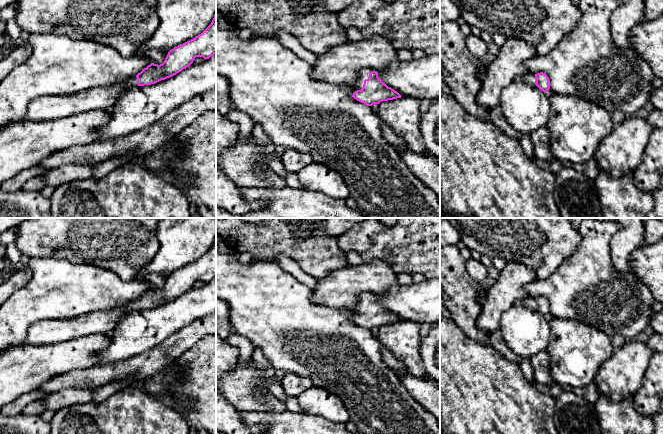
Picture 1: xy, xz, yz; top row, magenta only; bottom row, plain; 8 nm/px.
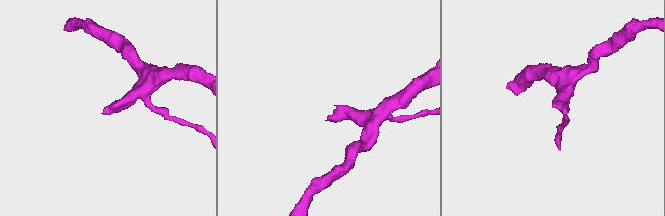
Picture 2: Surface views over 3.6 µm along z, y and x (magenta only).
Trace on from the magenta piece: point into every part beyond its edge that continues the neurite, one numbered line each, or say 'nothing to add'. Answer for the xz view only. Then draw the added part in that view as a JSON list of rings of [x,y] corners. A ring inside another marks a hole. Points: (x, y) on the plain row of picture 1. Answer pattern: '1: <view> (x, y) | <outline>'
1: xz (364, 298) | [[[369,292],[361,294],[358,304],[351,309],[355,315],[363,312],[364,304],[369,302],[369,297],[372,295],[374,294]]]

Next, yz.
1: yz (529, 302) | [[[528,296],[526,299],[516,301],[515,305],[522,305],[532,310],[536,310],[535,298]]]

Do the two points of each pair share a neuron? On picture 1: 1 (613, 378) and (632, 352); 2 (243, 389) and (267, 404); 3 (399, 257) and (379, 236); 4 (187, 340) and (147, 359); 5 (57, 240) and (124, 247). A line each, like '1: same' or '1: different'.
1: same
2: same
3: same
4: same
5: same

